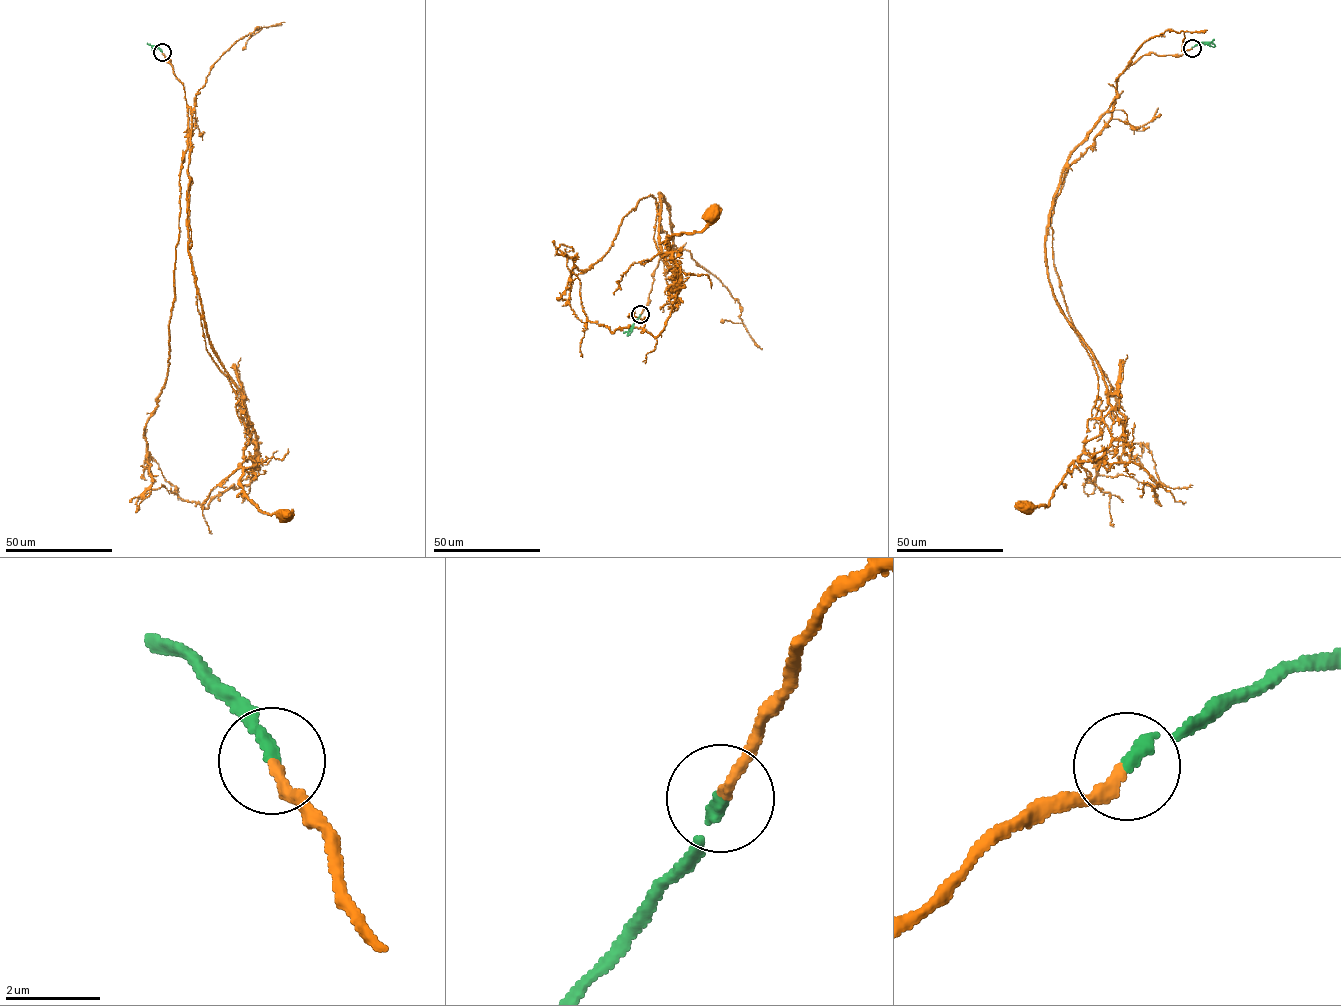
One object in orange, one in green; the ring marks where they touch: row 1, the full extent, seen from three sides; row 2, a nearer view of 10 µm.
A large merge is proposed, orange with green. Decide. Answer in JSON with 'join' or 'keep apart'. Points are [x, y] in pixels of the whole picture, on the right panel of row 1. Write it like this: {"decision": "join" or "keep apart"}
{"decision": "join"}

